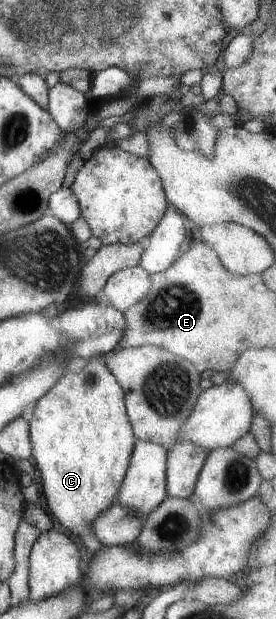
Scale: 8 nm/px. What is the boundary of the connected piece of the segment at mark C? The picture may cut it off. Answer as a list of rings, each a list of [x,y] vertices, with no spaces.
[[[95,357],[90,358],[79,372],[62,375],[56,384],[37,400],[28,423],[28,432],[31,455],[39,469],[43,496],[49,512],[55,516],[61,527],[78,536],[87,550],[97,553],[103,546],[91,534],[89,524],[115,502],[136,442],[119,382],[105,364],[100,364]]]

